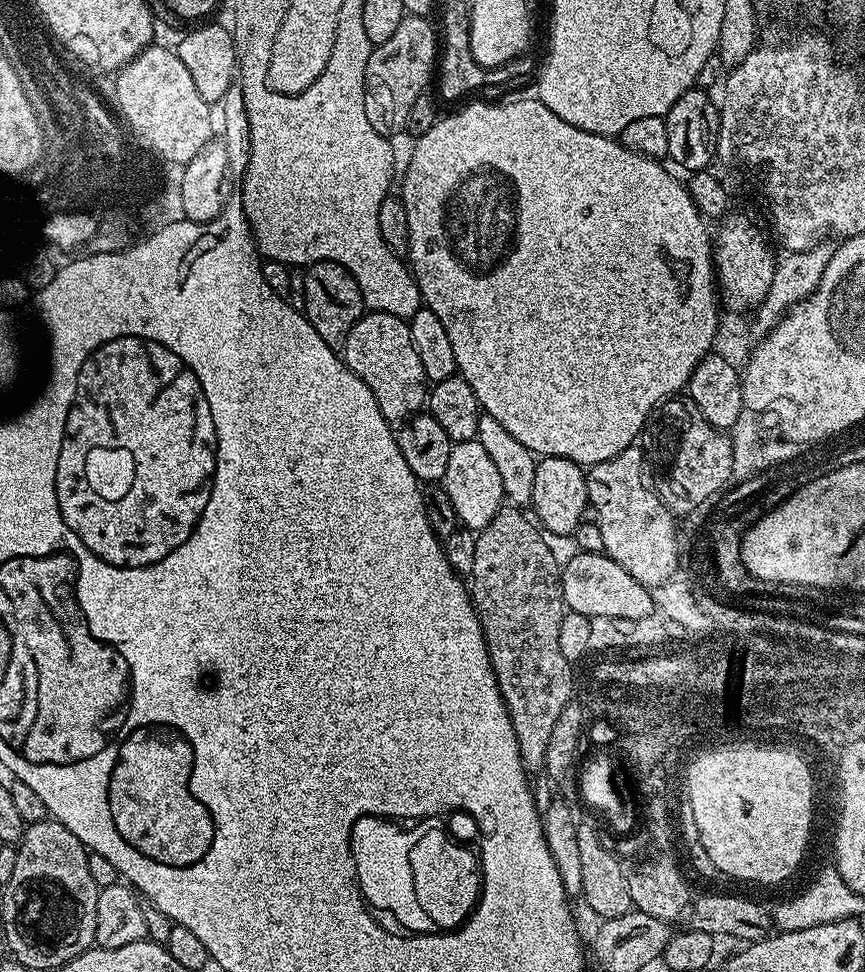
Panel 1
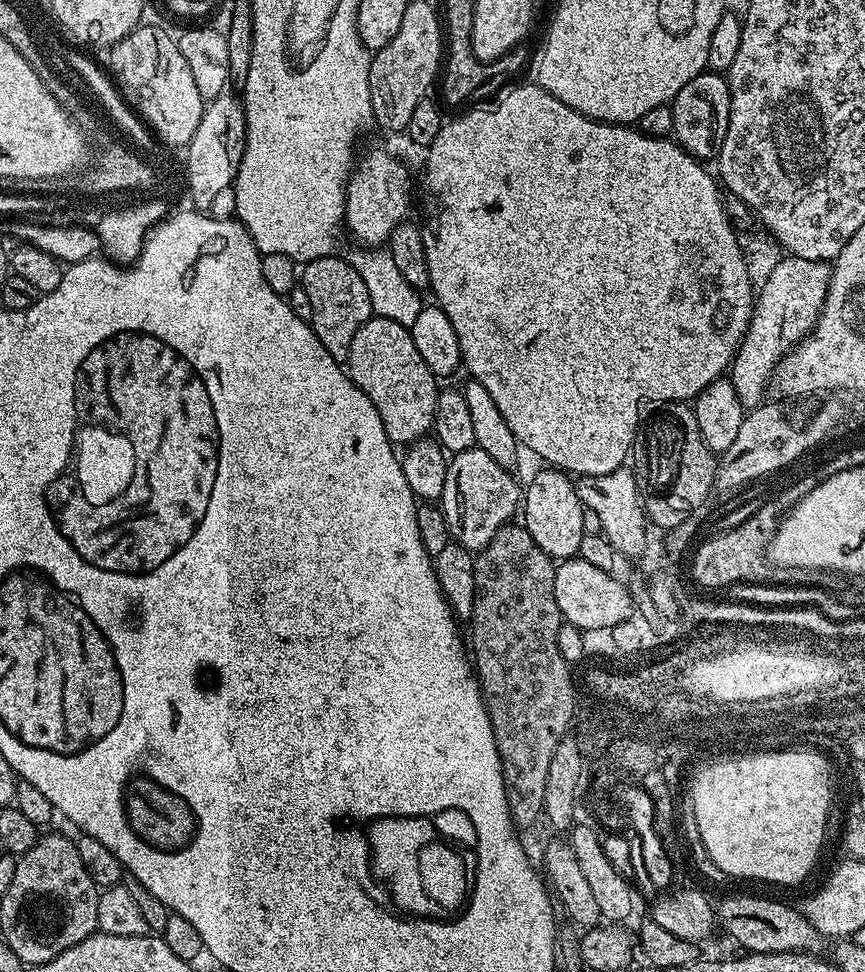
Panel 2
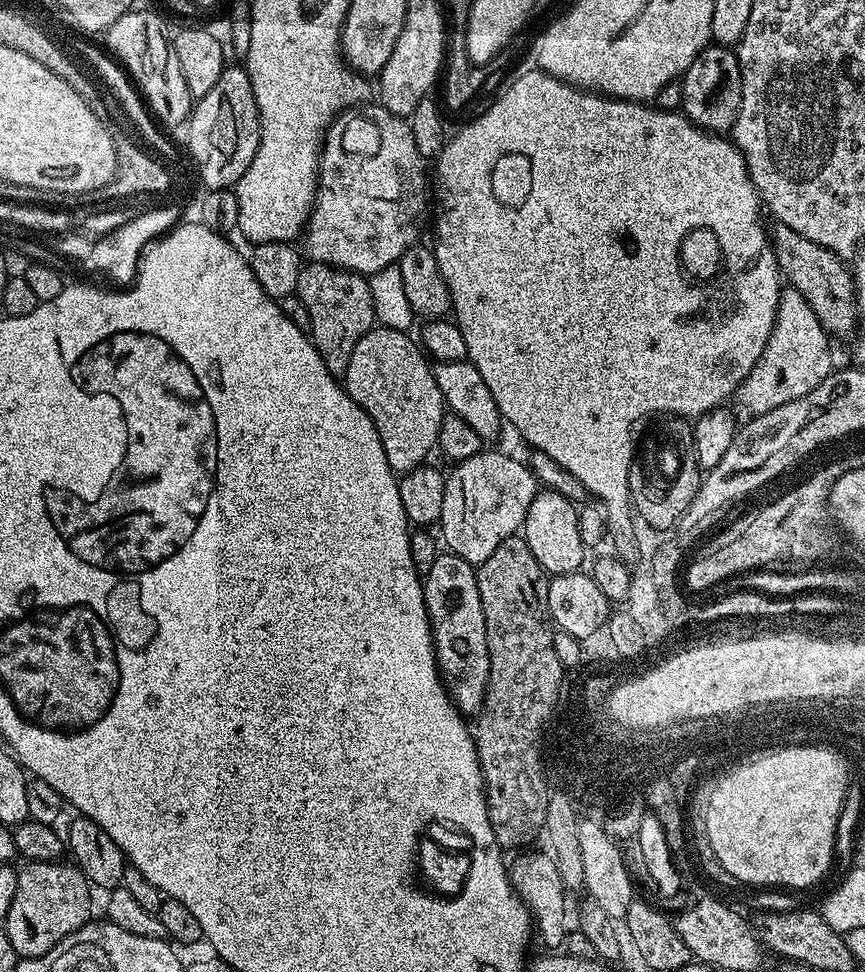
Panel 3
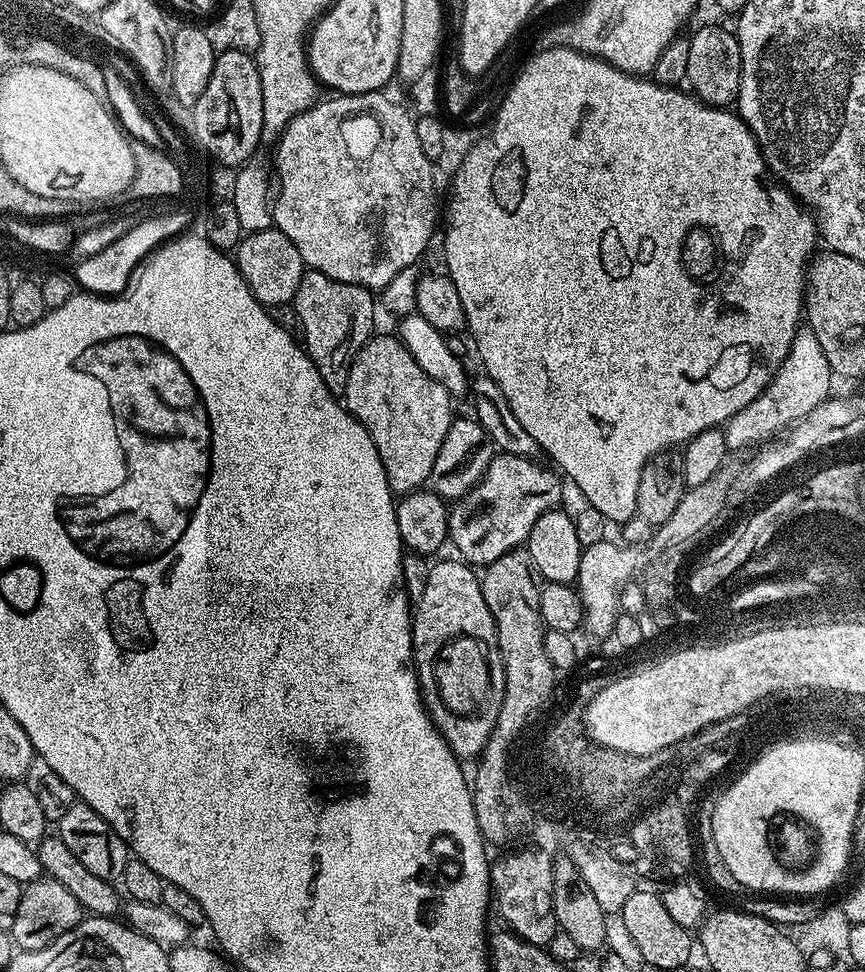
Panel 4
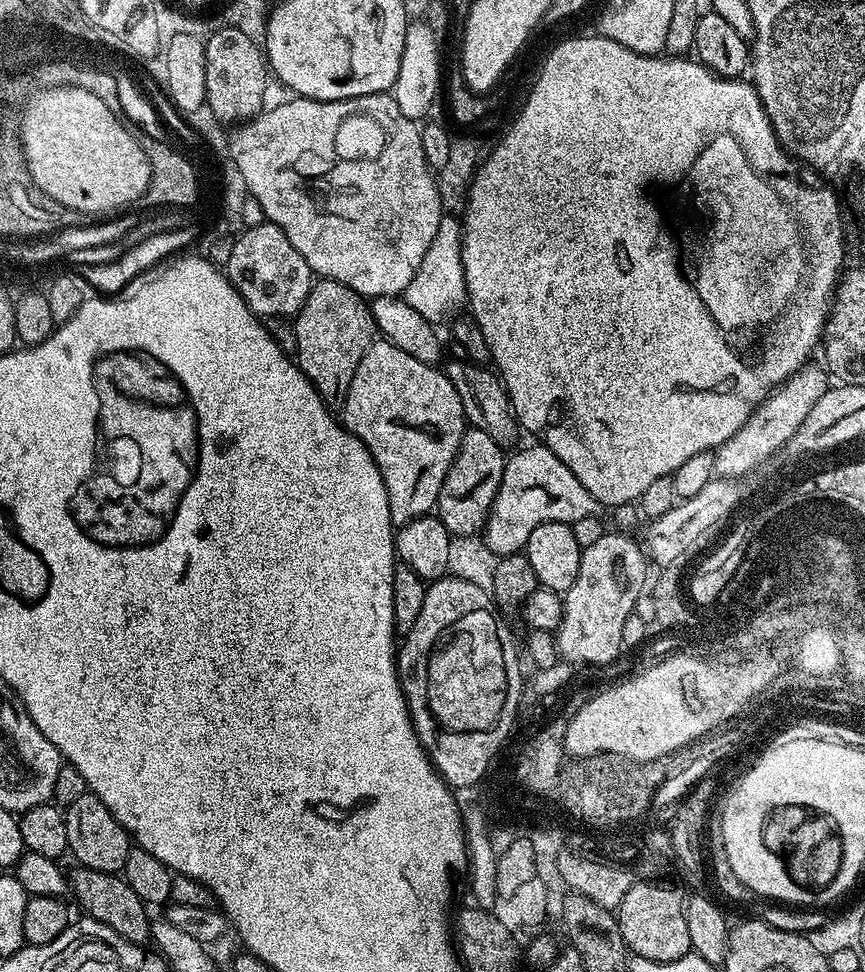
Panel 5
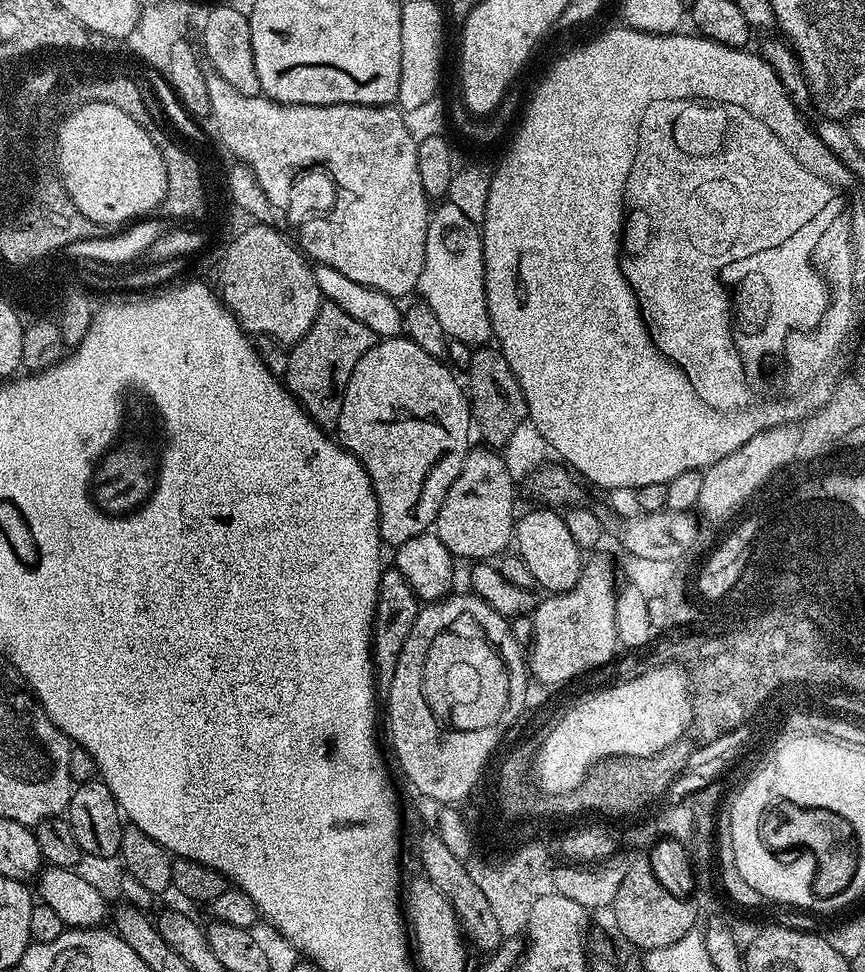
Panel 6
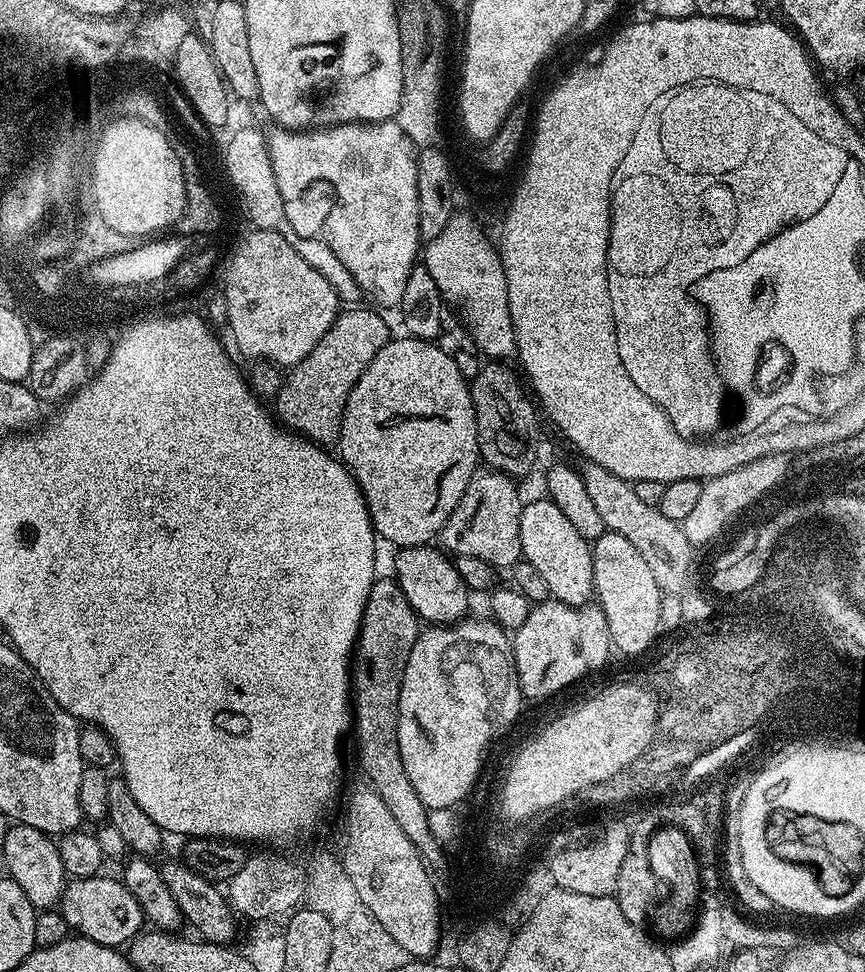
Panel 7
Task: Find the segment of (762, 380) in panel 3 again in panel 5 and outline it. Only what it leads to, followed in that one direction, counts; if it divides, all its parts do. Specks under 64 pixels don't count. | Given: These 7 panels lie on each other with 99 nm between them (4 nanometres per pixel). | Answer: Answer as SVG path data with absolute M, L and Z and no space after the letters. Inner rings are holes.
M808 362L796 373L788 377L775 391L750 414L745 425L733 437L715 449L716 476L744 478L747 472L755 470L759 464L764 464L776 451L783 449L793 438L810 410L817 405L818 398L826 393L824 381L827 380L827 371L818 363Z

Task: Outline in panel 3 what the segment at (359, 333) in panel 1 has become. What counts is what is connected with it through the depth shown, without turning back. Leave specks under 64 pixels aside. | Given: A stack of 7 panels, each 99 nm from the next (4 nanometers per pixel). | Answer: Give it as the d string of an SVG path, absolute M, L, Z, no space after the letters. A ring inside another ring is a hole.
M374 326L362 338L358 338L358 346L354 346L354 354L350 354L350 362L342 377L342 387L370 414L370 422L374 422L374 430L378 430L378 438L382 438L382 450L386 450L386 462L390 462L392 471L397 474L413 472L425 463L424 460L437 447L436 439L446 415L446 405L442 390L438 390L438 382L432 373L432 364L423 347L415 339L411 340L408 332L399 332L393 328Z

